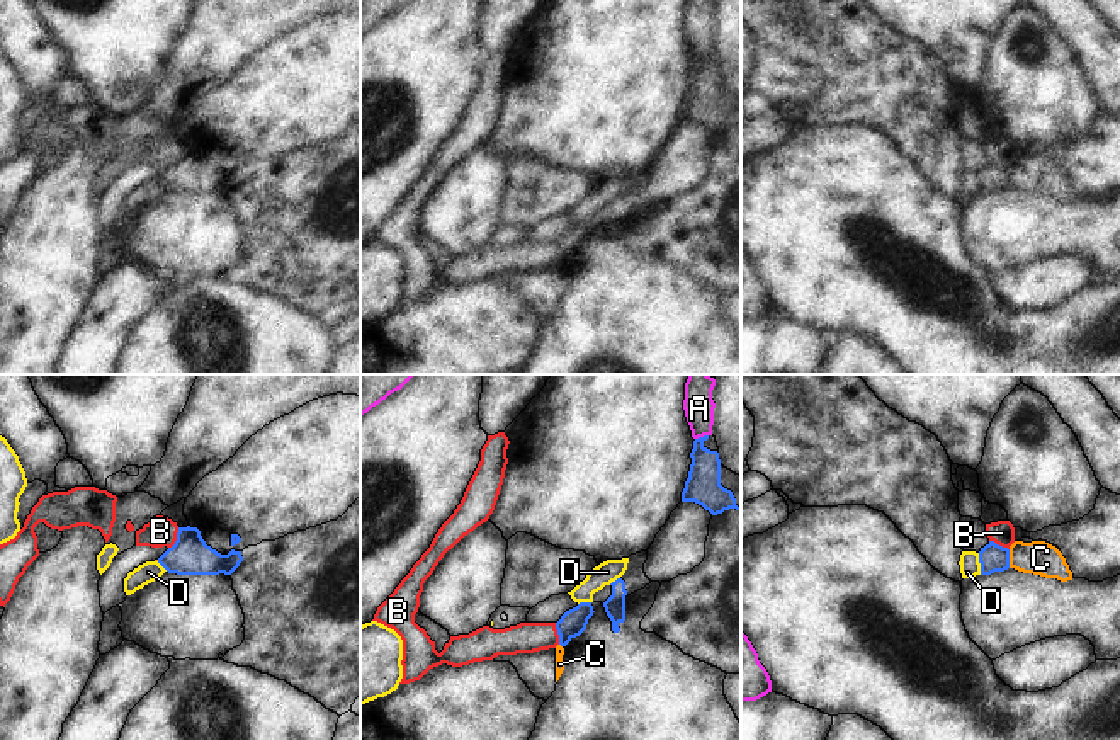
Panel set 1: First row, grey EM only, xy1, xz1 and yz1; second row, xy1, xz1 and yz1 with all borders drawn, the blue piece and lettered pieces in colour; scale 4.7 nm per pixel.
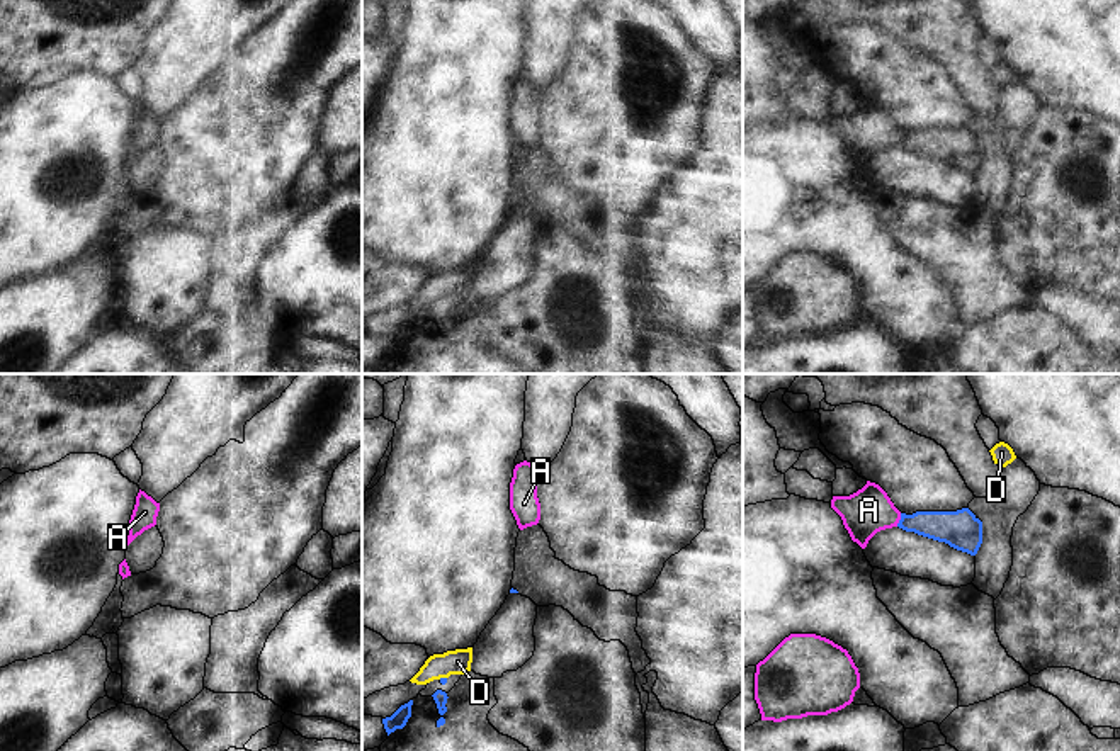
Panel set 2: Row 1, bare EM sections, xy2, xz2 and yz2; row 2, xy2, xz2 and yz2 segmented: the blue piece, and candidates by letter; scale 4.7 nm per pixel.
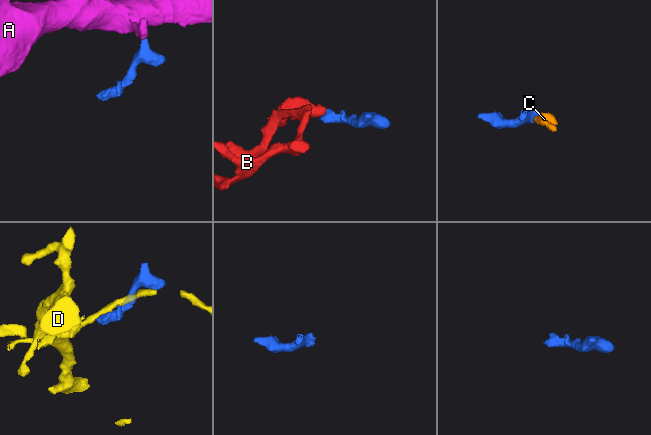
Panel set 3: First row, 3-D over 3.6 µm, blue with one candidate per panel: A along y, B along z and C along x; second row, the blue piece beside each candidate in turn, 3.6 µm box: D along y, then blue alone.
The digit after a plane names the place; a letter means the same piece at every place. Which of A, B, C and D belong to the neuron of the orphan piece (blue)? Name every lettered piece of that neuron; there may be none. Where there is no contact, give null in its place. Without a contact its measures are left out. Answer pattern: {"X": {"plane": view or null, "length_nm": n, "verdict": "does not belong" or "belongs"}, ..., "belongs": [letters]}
{"A": {"plane": "xz1", "length_nm": 70, "verdict": "belongs"}, "B": {"plane": "xy1", "length_nm": 120, "verdict": "does not belong"}, "C": {"plane": "yz1", "length_nm": 90, "verdict": "belongs"}, "D": {"plane": "yz1", "length_nm": 110, "verdict": "does not belong"}, "belongs": ["A", "C"]}

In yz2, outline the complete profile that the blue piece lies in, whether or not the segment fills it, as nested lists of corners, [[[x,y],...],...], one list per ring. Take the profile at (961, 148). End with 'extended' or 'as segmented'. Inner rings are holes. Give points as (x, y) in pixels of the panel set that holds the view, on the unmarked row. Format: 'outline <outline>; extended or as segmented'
outline [[[870,100],[850,116],[833,116],[831,127],[862,168],[877,151],[892,146],[945,161],[970,175],[976,175],[982,163],[982,141],[969,127],[906,134],[894,126],[879,104]]]; extended

